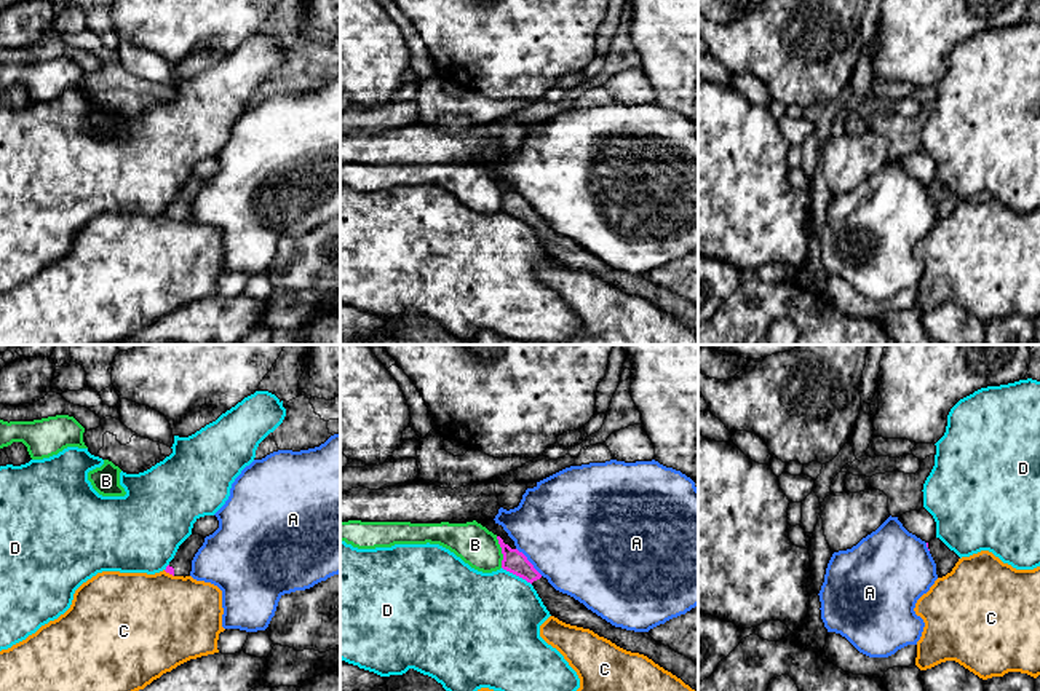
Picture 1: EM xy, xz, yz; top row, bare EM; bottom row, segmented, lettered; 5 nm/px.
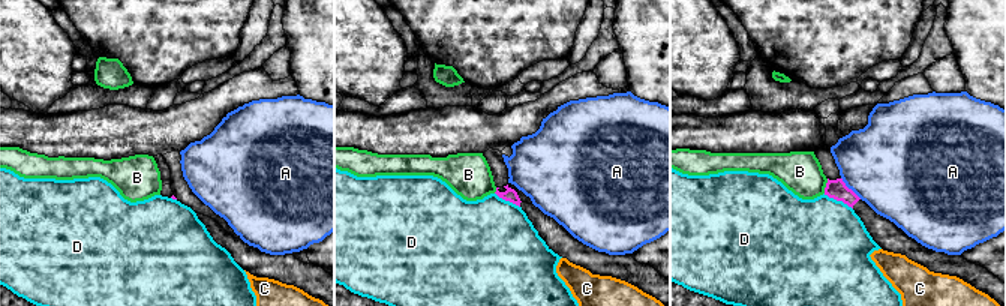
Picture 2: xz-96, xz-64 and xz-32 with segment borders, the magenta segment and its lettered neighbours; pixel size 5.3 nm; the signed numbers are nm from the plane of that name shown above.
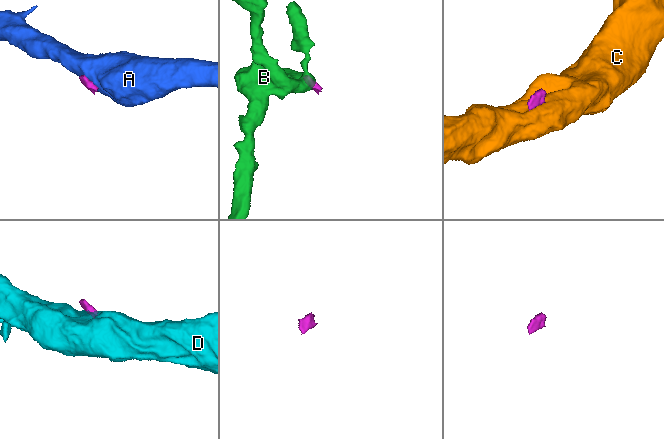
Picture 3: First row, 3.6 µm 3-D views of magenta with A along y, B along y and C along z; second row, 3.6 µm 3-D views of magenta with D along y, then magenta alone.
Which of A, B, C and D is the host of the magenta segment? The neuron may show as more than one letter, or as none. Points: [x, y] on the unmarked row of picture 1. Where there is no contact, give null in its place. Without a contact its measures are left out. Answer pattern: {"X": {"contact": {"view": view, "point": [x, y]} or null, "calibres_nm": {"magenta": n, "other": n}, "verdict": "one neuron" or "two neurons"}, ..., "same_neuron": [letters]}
{"A": {"contact": {"view": "xz", "point": [529, 205]}, "calibres_nm": {"magenta": 120, "other": 500}, "verdict": "two neurons"}, "B": {"contact": {"view": "xz", "point": [502, 195]}, "calibres_nm": {"magenta": 120, "other": 200}, "verdict": "two neurons"}, "C": {"contact": {"view": "xy", "point": [168, 214]}, "calibres_nm": {"magenta": 40, "other": 460}, "verdict": "two neurons"}, "D": {"contact": {"view": "xz", "point": [516, 217]}, "calibres_nm": {"magenta": 120, "other": 460}, "verdict": "two neurons"}, "same_neuron": []}

